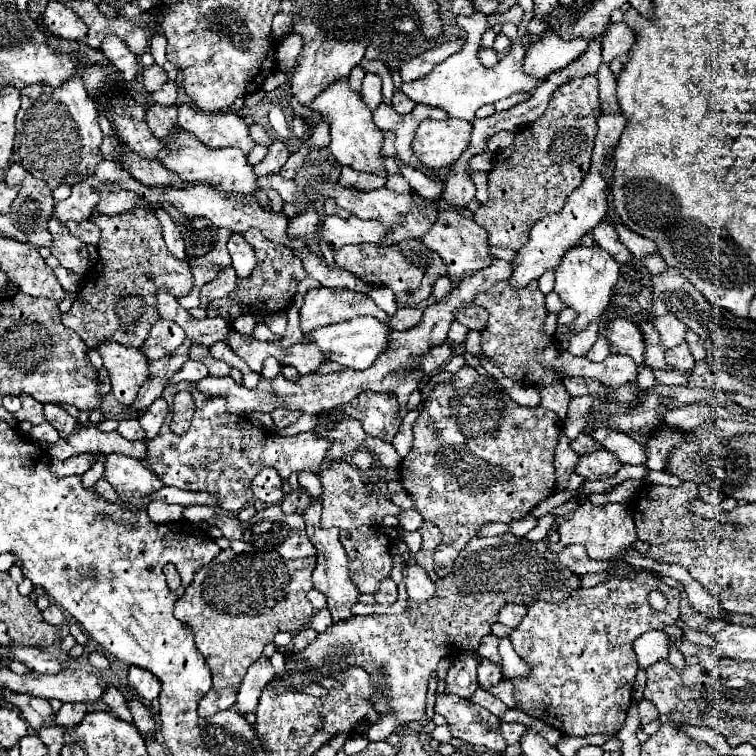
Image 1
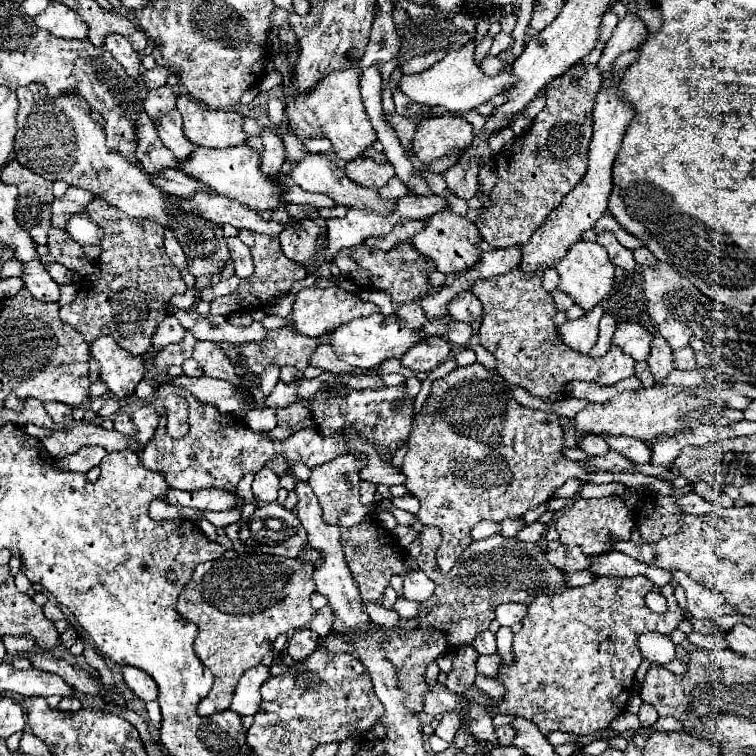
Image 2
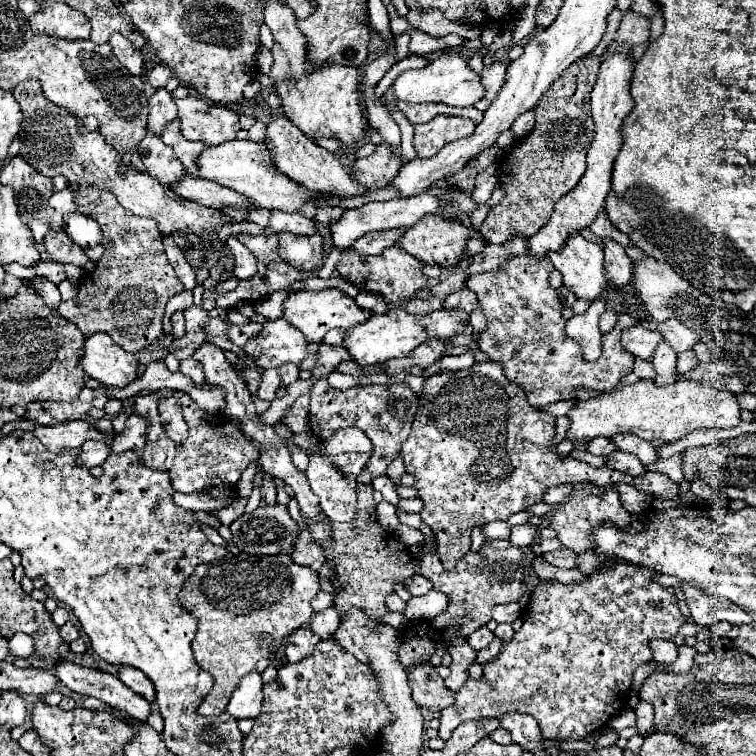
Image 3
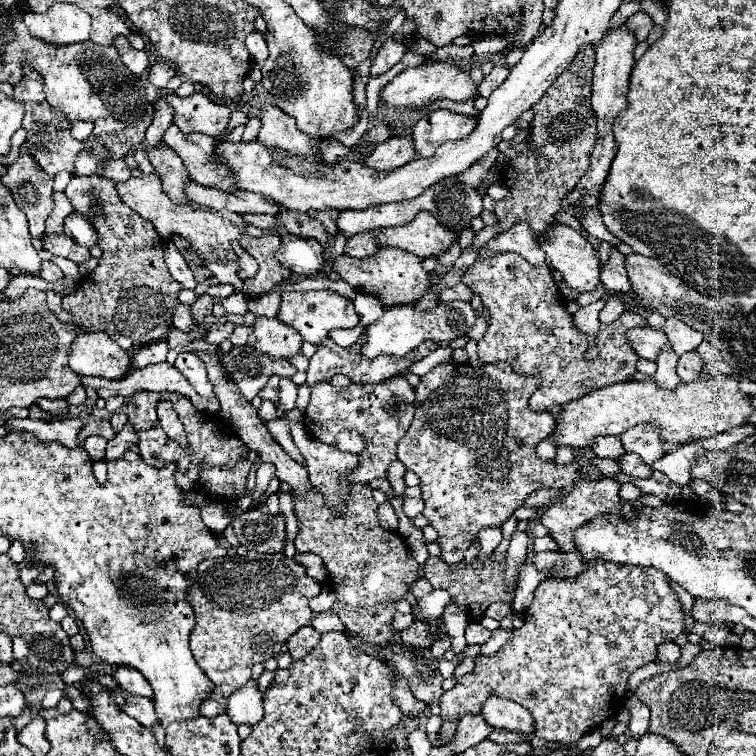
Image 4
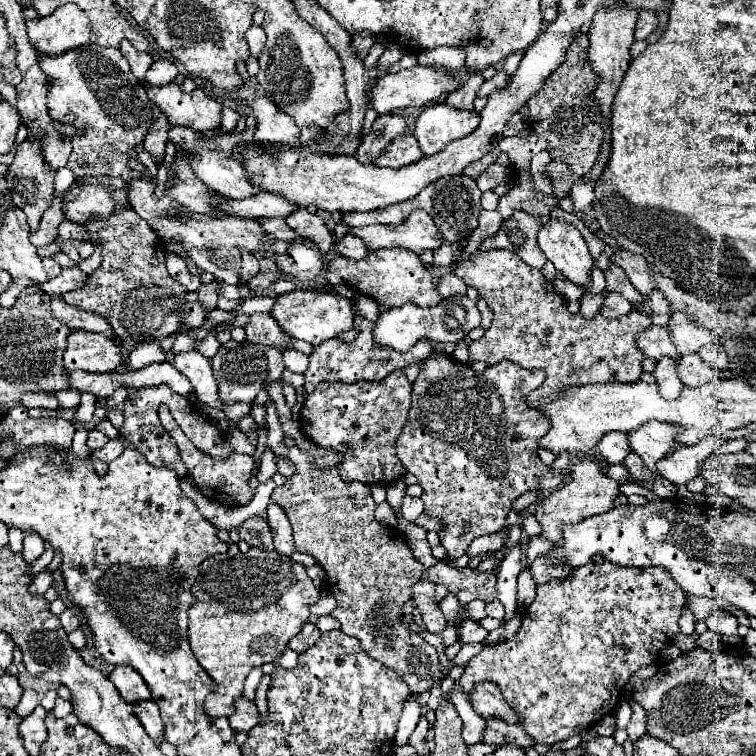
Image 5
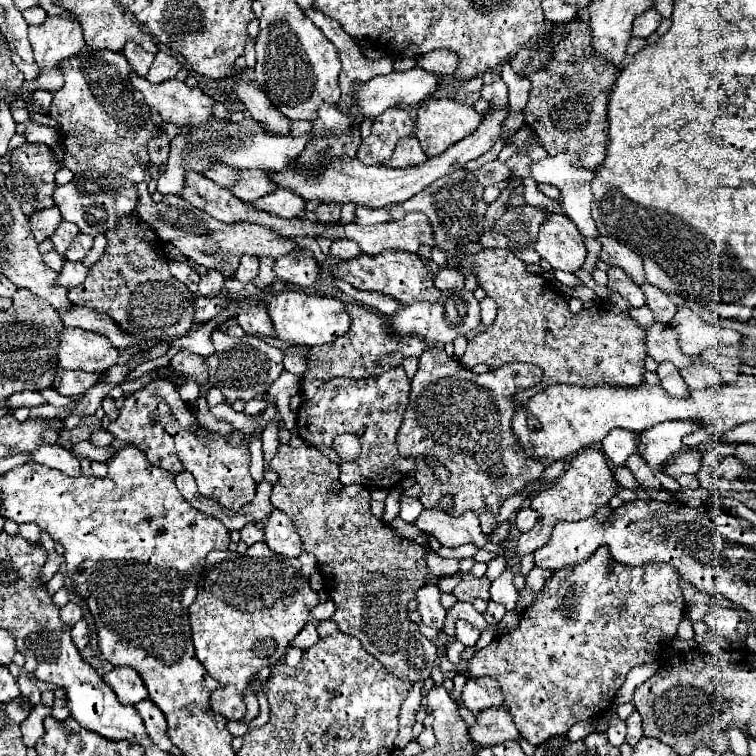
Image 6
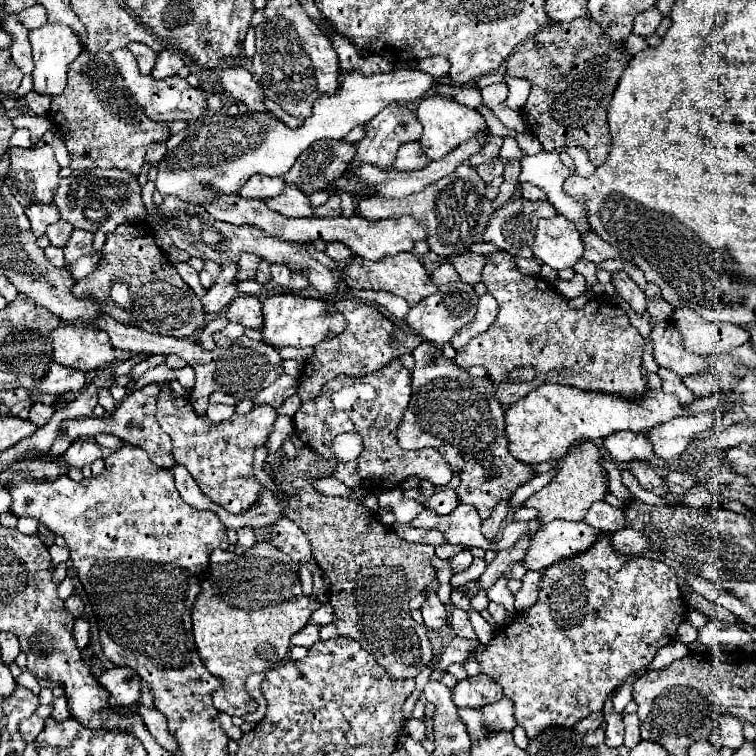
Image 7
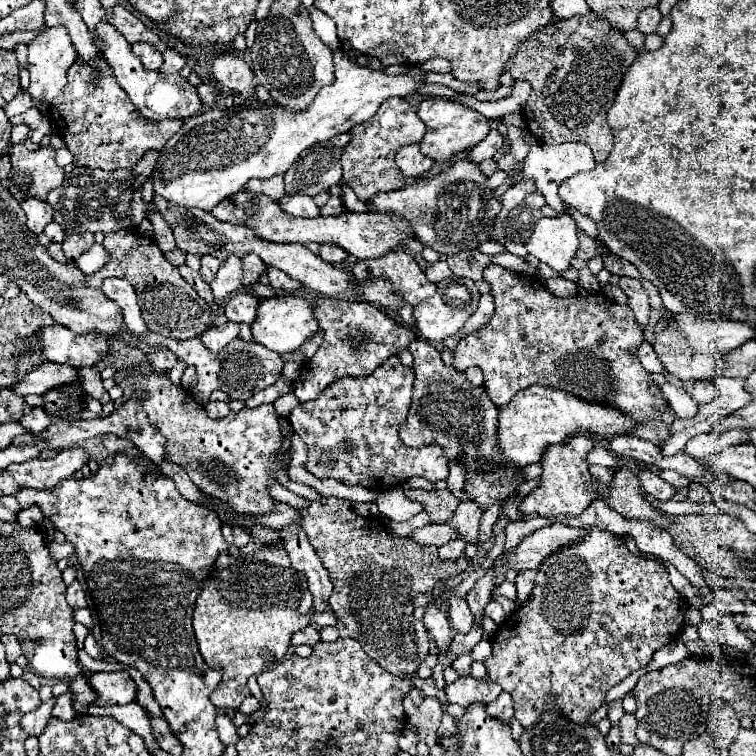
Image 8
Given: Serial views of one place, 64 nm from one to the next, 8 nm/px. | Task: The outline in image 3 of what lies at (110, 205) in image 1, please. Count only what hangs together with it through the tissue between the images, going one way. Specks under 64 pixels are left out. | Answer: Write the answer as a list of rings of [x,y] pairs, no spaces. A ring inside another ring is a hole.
[[[20,82],[14,88],[14,98],[18,100],[24,116],[20,124],[20,156],[40,174],[48,178],[66,176],[70,184],[108,188],[118,198],[118,202],[132,214],[154,218],[160,232],[164,234],[194,232],[196,236],[206,238],[208,234],[214,234],[224,226],[218,210],[182,200],[172,190],[164,188],[164,184],[156,182],[152,176],[138,172],[132,166],[126,166],[122,162],[122,156],[104,142],[104,136],[100,136],[98,130],[80,134],[78,128],[82,122],[64,108],[58,108],[56,104],[46,100],[38,82]]]

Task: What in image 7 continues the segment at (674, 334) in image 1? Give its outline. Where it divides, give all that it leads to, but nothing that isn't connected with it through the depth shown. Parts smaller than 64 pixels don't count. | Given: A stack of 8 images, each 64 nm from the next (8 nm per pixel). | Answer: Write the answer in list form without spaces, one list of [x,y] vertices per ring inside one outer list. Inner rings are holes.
[[[688,308],[674,310],[672,322],[684,338],[684,348],[700,356],[728,352],[750,340],[750,334],[744,328],[734,324],[708,322],[696,314],[688,314]]]

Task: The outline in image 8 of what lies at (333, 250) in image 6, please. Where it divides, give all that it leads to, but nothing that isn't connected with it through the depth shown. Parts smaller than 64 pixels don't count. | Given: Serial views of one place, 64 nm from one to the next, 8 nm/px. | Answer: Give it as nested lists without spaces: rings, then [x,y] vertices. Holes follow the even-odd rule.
[[[322,244],[319,248],[318,255],[324,262],[336,264],[336,262],[344,262],[348,258],[348,252],[344,252],[340,246],[336,244]]]

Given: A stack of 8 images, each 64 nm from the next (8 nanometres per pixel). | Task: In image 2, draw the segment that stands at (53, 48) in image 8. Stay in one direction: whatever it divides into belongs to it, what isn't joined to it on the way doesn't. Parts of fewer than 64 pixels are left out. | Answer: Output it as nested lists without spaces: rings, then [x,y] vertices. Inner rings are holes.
[[[50,2],[48,8],[40,12],[34,20],[38,28],[44,28],[50,34],[66,40],[84,40],[88,36],[88,26],[80,20],[80,16],[60,2]]]

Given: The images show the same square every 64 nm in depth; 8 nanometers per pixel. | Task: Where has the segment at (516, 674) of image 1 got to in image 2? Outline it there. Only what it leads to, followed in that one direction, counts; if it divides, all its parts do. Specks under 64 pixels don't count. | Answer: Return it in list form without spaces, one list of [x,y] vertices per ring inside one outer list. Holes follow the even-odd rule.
[[[500,628],[496,632],[496,640],[498,640],[498,654],[502,658],[502,662],[506,664],[512,664],[514,662],[514,656],[512,656],[512,630],[510,628]]]

